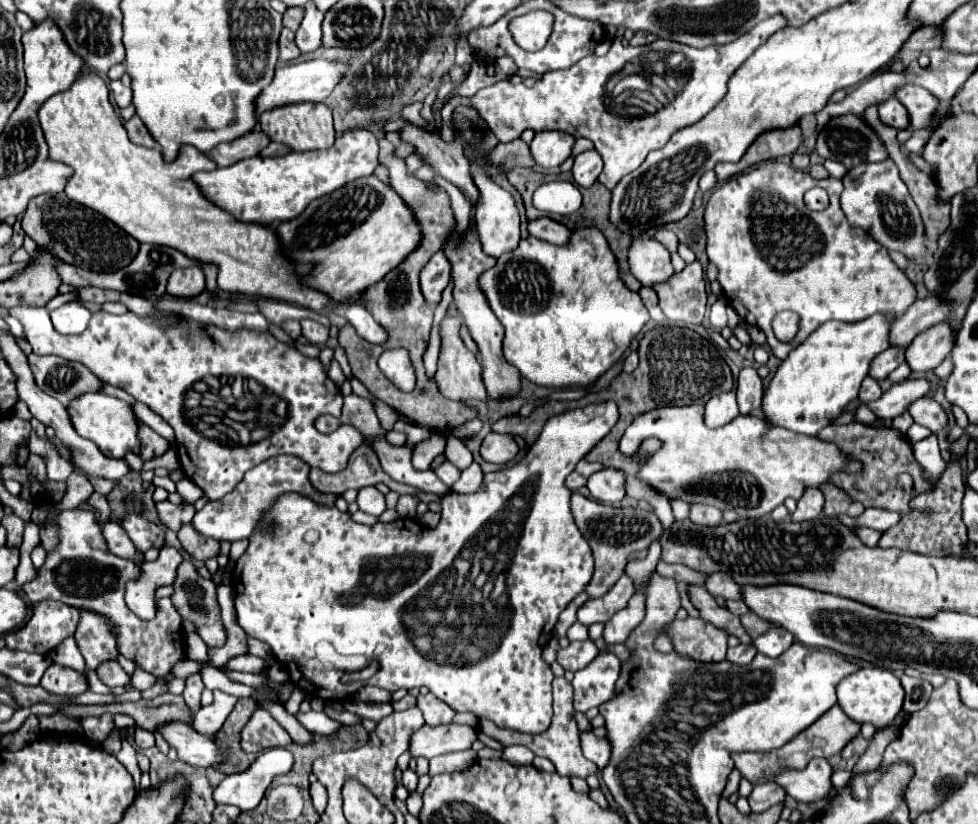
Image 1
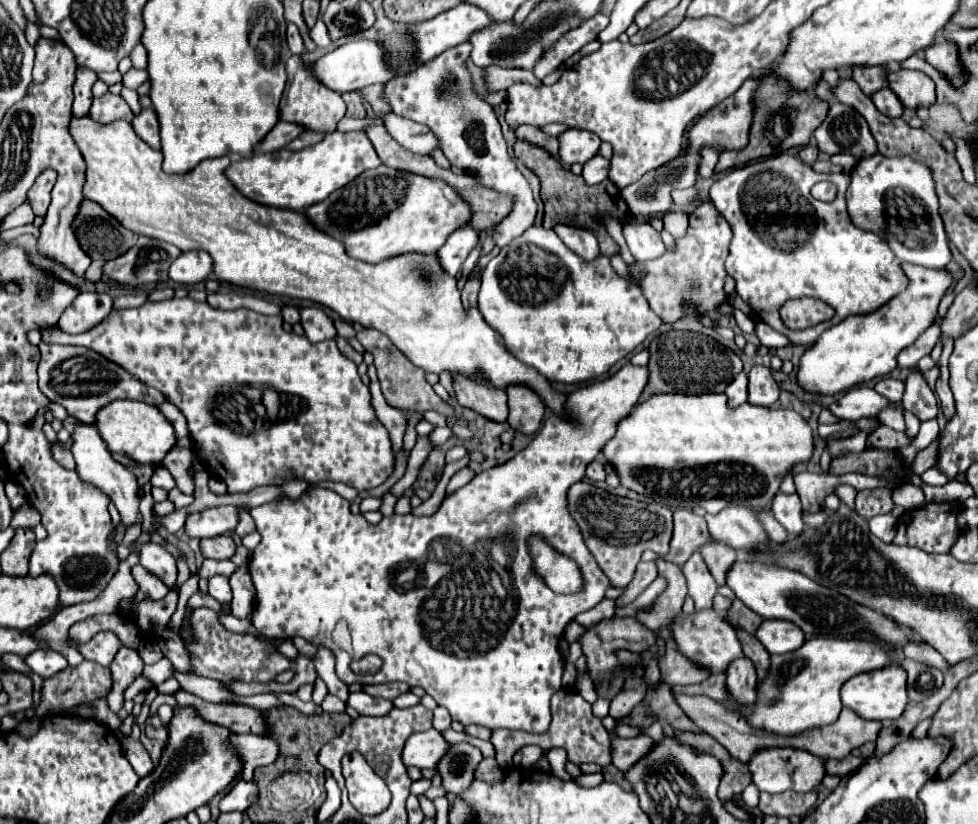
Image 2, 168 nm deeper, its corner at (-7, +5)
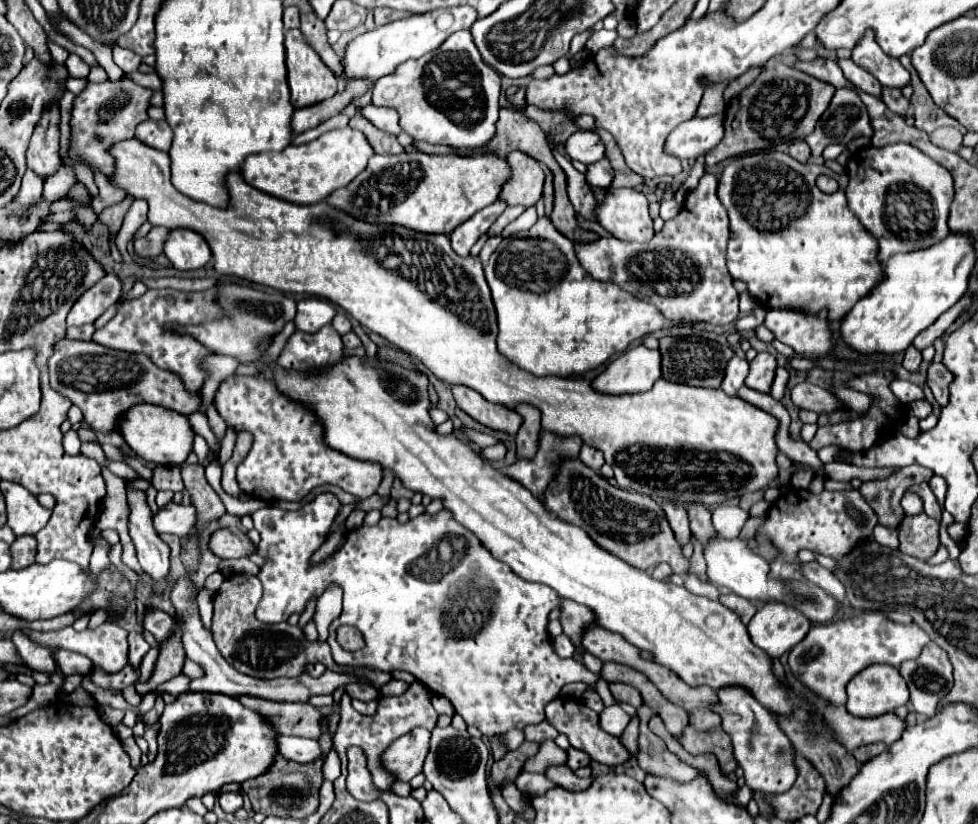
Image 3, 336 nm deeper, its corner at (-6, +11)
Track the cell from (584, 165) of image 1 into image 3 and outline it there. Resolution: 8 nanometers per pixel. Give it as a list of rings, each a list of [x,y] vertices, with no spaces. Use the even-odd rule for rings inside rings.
[[[601,159],[597,165],[589,165],[587,167],[587,183],[591,187],[599,187],[599,189],[607,189],[615,177],[615,171],[611,167],[611,163],[607,159]]]

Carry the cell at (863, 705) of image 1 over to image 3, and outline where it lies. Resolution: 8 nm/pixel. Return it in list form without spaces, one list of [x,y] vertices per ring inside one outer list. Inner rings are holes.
[[[869,665],[847,687],[847,709],[855,717],[879,717],[907,703],[907,683],[889,665]]]

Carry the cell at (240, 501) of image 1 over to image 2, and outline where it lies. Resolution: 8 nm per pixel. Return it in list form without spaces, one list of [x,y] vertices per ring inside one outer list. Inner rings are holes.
[[[220,505],[212,509],[204,509],[200,513],[190,513],[186,519],[186,531],[190,537],[218,537],[230,533],[238,525],[240,511],[246,509],[242,505]]]

